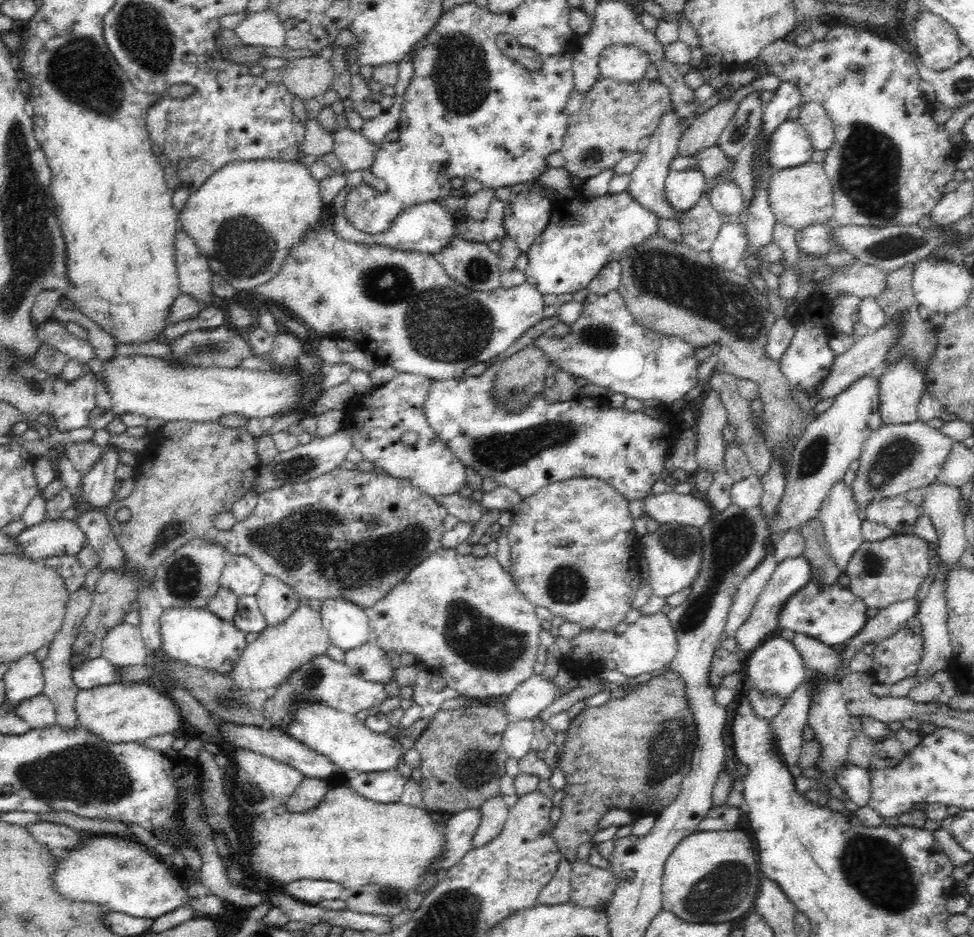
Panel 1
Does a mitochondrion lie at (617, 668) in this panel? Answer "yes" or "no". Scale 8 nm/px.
no

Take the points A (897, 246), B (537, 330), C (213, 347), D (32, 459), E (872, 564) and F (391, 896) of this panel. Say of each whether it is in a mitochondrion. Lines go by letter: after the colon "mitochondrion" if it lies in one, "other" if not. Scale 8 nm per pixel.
A: mitochondrion
B: other
C: mitochondrion
D: other
E: mitochondrion
F: mitochondrion

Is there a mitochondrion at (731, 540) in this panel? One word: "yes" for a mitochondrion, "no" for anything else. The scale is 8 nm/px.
yes

